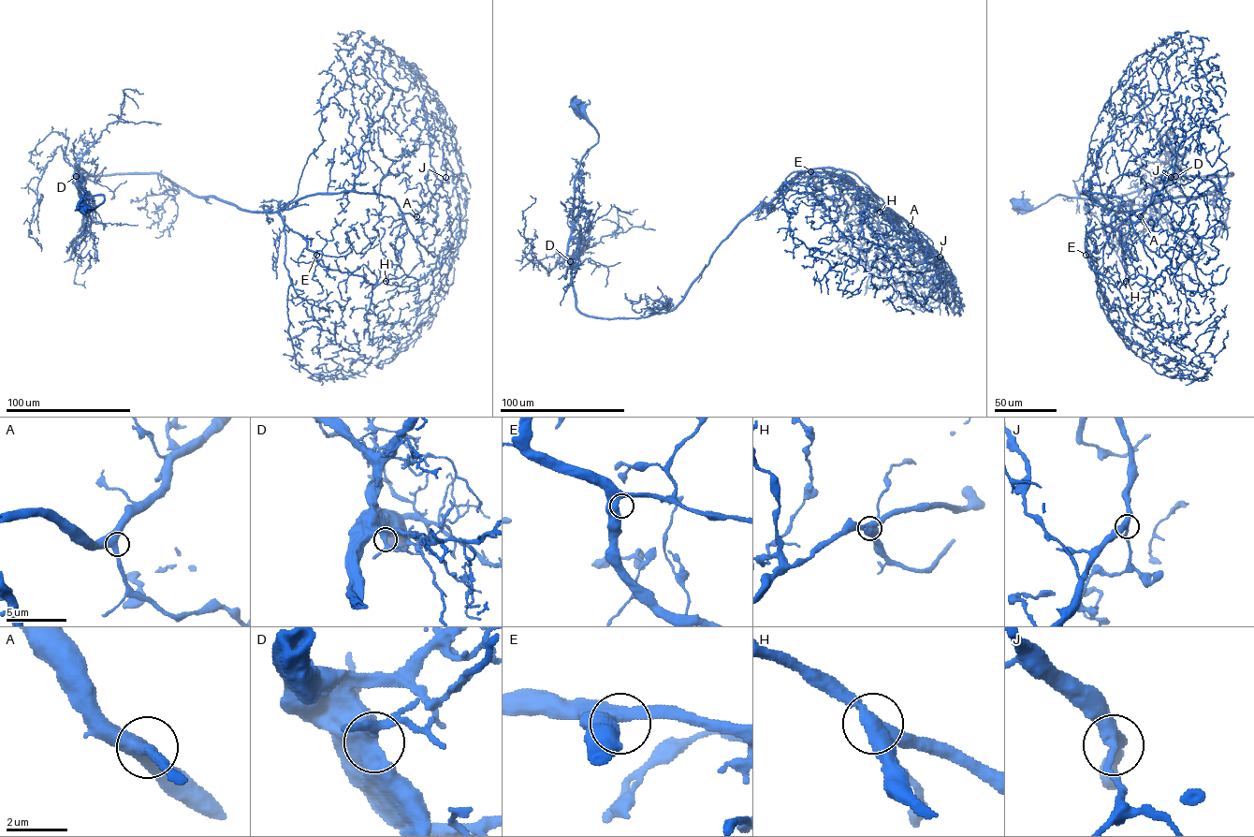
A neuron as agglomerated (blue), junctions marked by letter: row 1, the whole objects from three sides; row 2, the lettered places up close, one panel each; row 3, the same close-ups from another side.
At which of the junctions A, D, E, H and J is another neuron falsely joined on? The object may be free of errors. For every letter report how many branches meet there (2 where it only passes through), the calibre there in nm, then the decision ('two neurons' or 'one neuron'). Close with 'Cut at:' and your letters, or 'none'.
A: 3 | 440 nm | one neuron
D: 3 | 280 nm | one neuron
E: 3 | 440 nm | one neuron
H: 4 | 480 nm | one neuron
J: 3 | 380 nm | one neuron
Cut at: none

